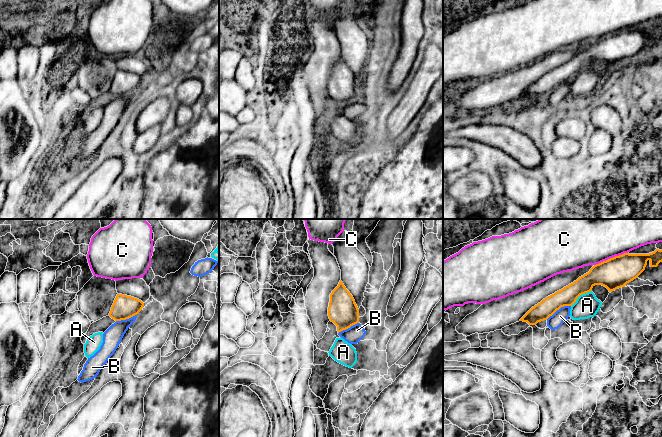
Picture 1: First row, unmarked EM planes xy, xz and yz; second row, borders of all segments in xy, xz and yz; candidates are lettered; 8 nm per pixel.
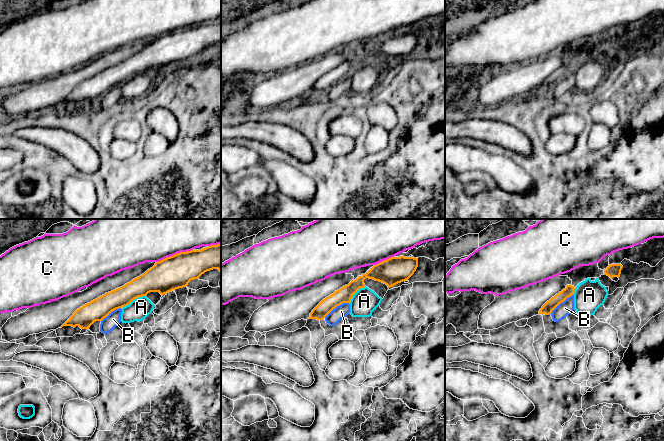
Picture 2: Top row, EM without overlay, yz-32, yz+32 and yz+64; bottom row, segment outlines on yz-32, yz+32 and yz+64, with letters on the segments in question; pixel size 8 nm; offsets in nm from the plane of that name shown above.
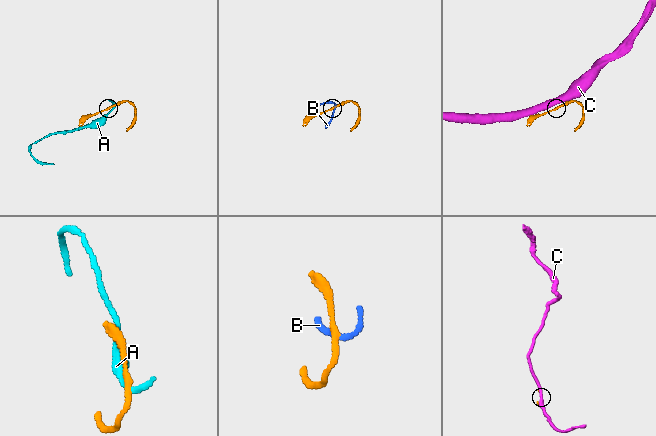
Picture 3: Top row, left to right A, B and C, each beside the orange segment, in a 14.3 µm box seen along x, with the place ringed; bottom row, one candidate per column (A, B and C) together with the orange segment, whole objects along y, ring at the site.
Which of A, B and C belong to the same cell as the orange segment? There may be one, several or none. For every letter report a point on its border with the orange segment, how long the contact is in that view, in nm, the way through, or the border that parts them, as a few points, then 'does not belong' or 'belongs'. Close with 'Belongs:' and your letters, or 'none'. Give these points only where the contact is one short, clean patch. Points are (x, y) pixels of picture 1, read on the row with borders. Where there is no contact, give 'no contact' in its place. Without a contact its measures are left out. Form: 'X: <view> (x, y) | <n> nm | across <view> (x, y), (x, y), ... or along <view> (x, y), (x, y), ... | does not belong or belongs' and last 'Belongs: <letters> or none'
A: yz (580, 294) | 220 nm | along yz (591, 290), (582, 293), (571, 306) | does not belong
B: yz (558, 309) | 240 nm | along yz (570, 305), (560, 307), (546, 319) | does not belong
C: yz (610, 258) | 300 nm | does not belong
Belongs: none

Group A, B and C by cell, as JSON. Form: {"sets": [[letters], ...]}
{"sets": [["A", "B"], ["C"]]}

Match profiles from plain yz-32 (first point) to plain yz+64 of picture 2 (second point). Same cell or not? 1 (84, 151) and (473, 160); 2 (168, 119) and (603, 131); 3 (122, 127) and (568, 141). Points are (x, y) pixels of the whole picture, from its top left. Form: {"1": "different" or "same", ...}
{"1": "different", "2": "different", "3": "different"}

